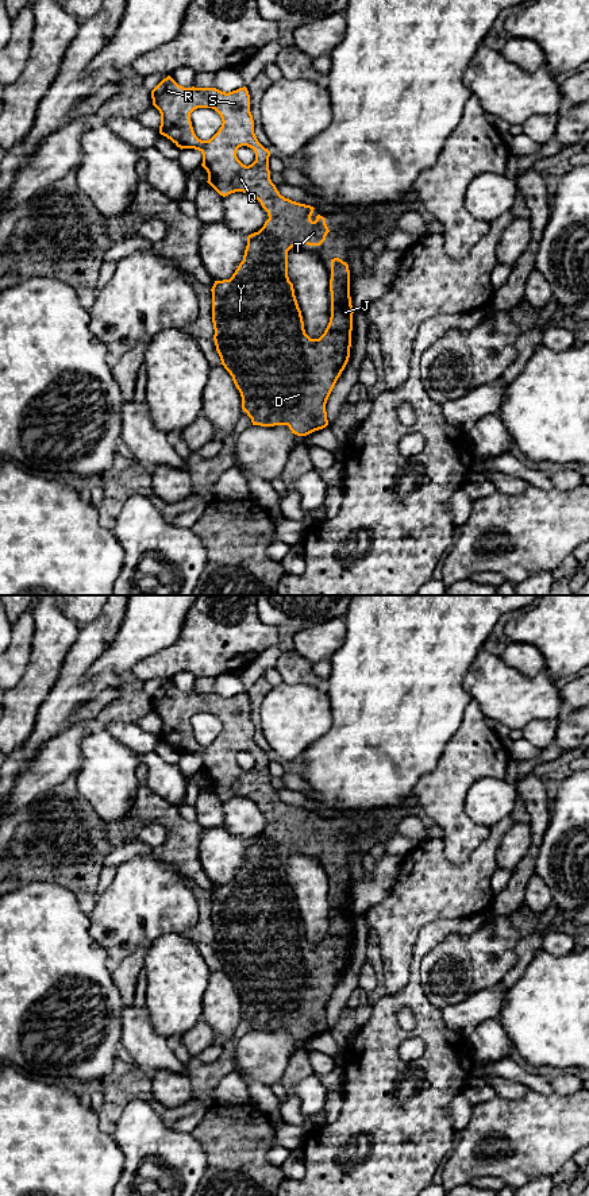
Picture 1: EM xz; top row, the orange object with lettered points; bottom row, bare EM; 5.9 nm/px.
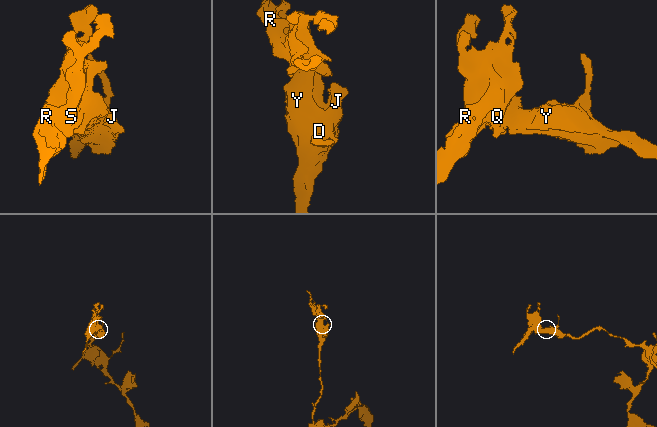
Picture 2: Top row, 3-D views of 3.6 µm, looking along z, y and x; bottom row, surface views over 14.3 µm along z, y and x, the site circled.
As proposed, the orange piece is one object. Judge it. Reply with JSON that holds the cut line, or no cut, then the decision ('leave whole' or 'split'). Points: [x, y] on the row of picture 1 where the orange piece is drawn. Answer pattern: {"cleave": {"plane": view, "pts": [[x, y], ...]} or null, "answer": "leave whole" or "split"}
{"cleave": null, "answer": "leave whole"}

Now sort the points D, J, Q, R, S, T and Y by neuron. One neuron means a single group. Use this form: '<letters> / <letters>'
D J Q R S T Y

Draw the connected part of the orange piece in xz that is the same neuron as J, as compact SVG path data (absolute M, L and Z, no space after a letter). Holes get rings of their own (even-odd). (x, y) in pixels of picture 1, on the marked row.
M168 76L151 90L151 99L153 105L161 113L159 134L170 139L181 150L195 148L203 154L201 166L207 170L207 182L212 188L223 197L235 192L253 194L269 216L258 232L247 236L243 261L232 277L230 279L215 281L211 289L216 351L222 360L220 364L230 373L240 393L243 412L251 418L253 425L288 425L292 433L297 436L307 436L326 428L328 425L327 400L350 358L354 313L350 297L350 270L349 265L342 259L331 259L331 317L324 333L319 339L311 339L305 333L293 283L288 277L288 251L299 244L320 246L330 232L326 219L317 215L316 220L312 221L313 207L285 198L272 182L269 170L270 151L258 142L254 134L250 94L246 86L228 93L216 88L184 88ZM197 108L212 108L222 117L222 127L209 140L199 139L193 131L190 113ZM242 146L247 146L255 153L255 161L249 166L243 165L236 157L236 151Z

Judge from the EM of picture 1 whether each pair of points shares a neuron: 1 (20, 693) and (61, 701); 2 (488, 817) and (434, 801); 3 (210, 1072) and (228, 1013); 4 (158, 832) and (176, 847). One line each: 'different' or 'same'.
1: different
2: different
3: different
4: different

